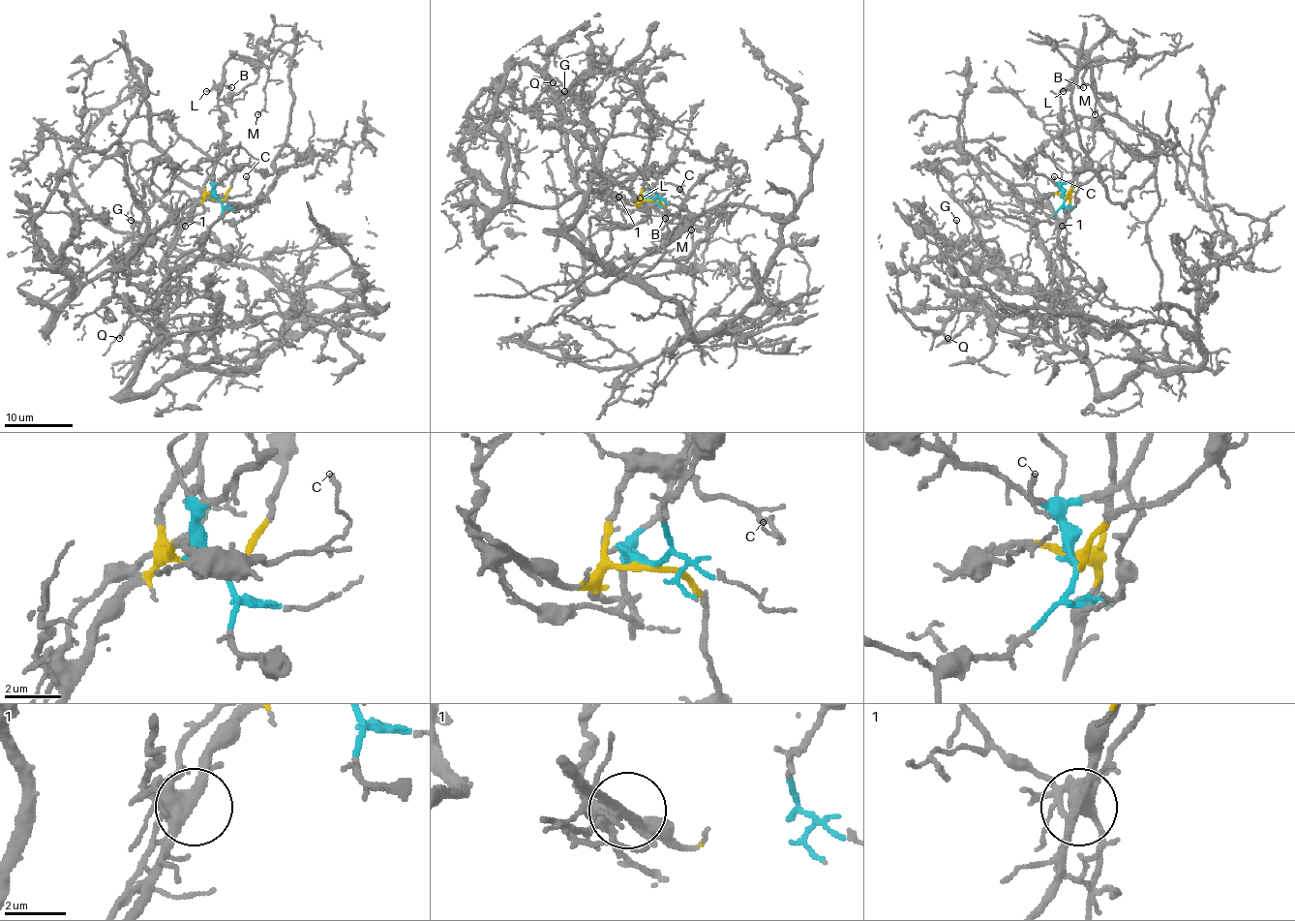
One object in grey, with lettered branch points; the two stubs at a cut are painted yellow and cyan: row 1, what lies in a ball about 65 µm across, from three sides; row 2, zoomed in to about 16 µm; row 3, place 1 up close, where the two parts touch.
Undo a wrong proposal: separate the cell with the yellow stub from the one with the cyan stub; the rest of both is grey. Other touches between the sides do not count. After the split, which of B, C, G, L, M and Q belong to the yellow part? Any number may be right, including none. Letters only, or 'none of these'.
B, C, G, L, M, Q

